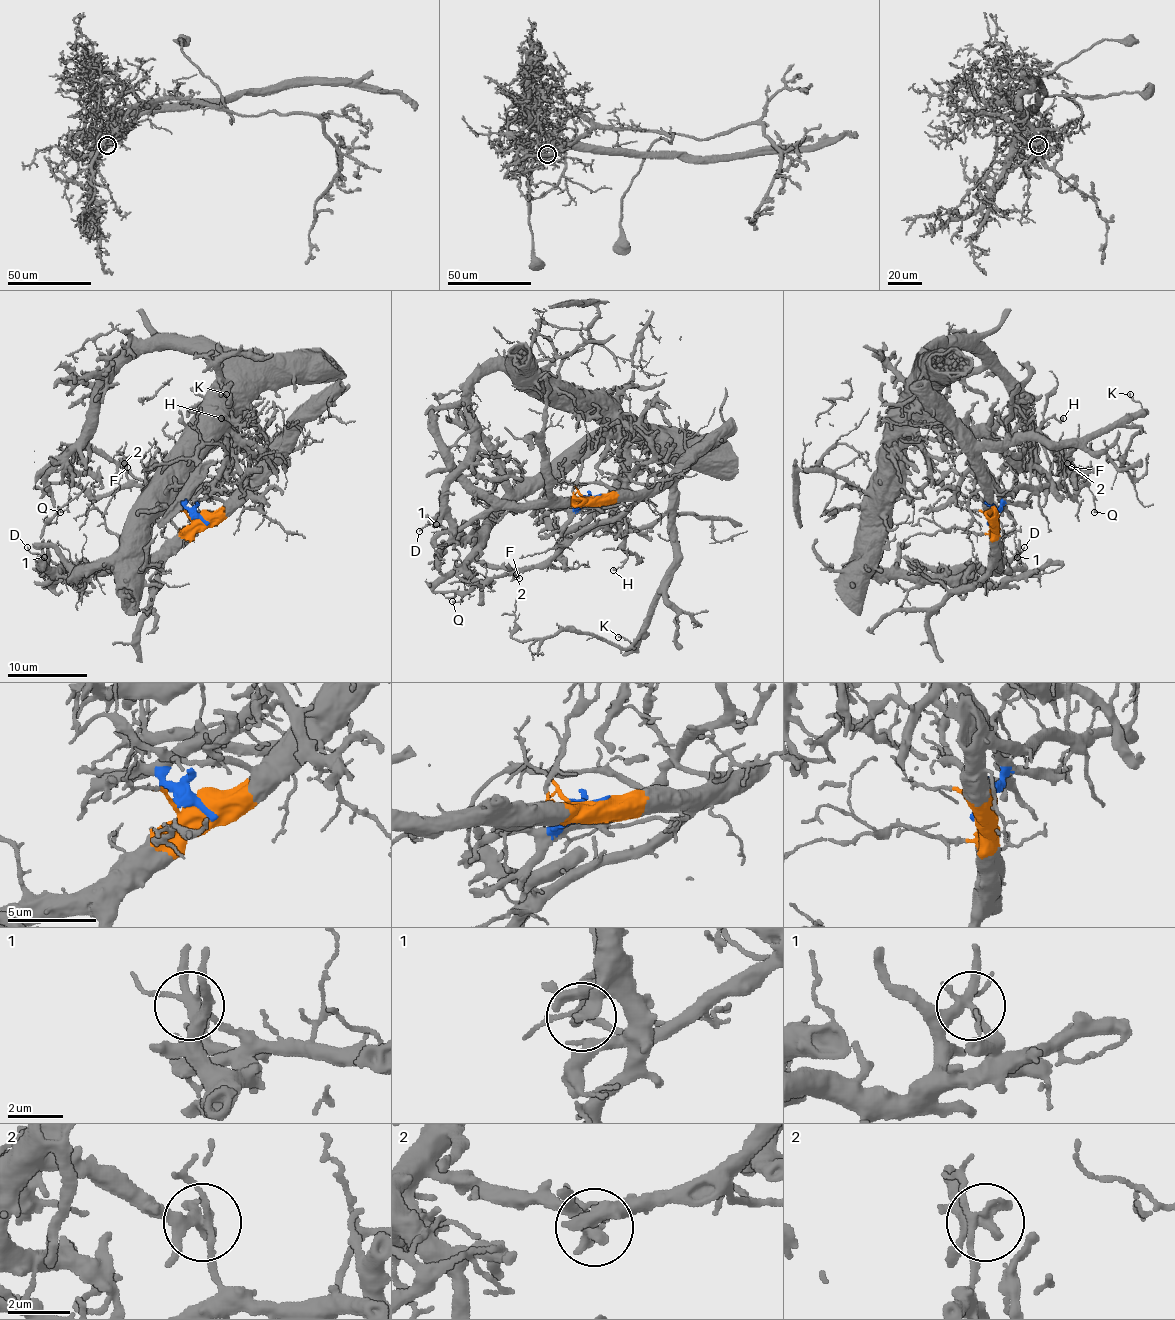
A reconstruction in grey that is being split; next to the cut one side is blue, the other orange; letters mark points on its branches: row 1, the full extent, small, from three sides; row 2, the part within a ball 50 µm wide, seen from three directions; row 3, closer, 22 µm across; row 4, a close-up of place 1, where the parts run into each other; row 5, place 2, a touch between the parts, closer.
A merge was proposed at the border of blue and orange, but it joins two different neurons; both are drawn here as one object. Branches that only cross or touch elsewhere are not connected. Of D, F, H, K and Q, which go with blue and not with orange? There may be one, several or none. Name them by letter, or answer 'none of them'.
F

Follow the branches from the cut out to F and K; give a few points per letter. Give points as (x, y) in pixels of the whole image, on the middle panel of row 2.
F: (592, 498), (578, 508), (598, 508), (622, 486), (618, 430), (572, 446), (492, 518), (476, 558), (520, 578)
K: (592, 498), (642, 498), (660, 488), (670, 490), (672, 580), (654, 608), (646, 636), (634, 648), (618, 636)

